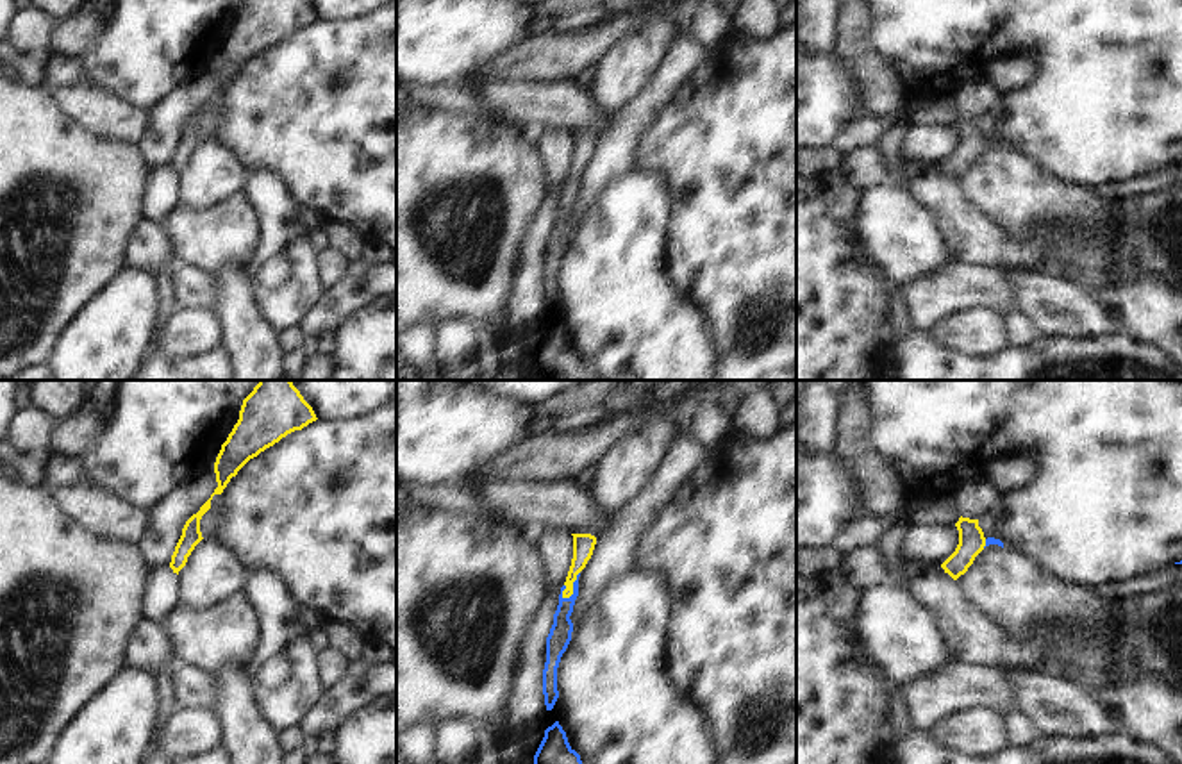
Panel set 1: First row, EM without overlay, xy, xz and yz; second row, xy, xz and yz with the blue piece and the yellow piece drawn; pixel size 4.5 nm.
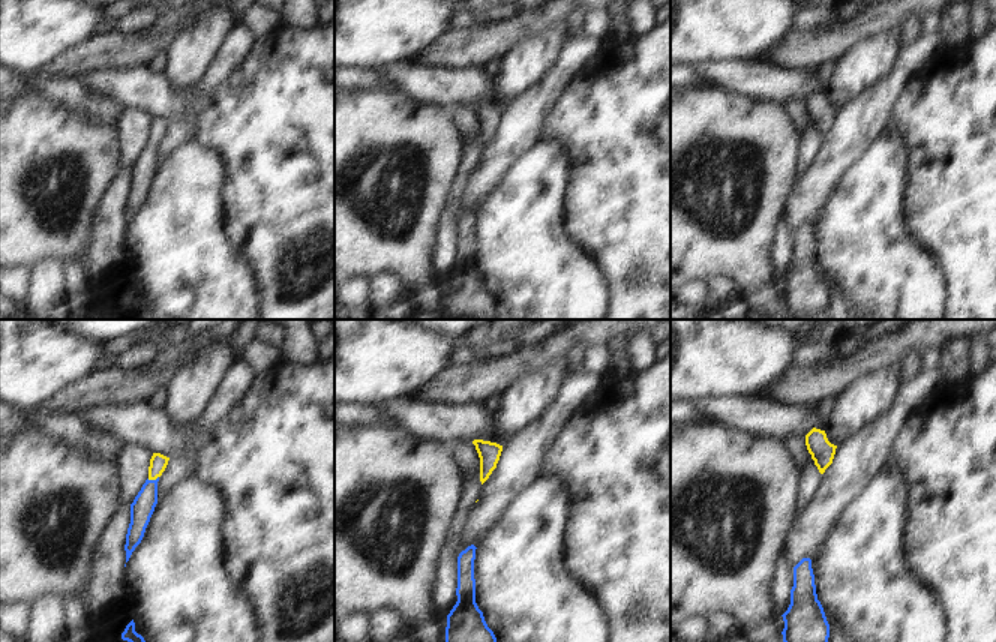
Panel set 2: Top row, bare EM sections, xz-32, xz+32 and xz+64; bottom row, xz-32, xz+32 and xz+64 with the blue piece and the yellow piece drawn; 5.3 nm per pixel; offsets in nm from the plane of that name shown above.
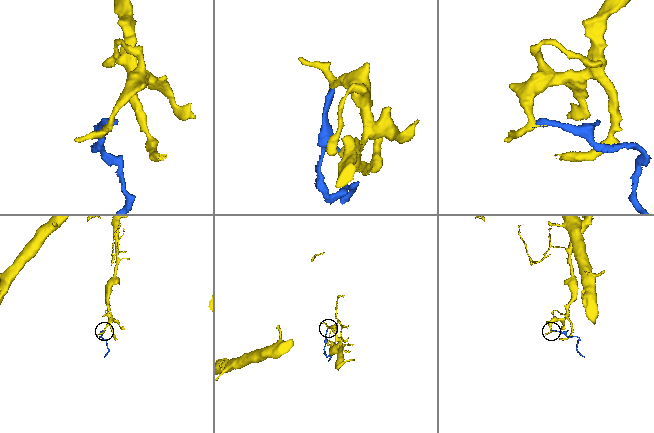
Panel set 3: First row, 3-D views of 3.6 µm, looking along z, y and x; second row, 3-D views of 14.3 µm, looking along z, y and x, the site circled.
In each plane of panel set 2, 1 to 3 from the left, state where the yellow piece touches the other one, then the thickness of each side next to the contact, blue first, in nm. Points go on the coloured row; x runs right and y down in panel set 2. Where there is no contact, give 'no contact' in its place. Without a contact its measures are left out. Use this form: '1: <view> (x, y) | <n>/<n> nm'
1: xz-32 (152, 480) | 120/90 nm
2: no contact
3: no contact

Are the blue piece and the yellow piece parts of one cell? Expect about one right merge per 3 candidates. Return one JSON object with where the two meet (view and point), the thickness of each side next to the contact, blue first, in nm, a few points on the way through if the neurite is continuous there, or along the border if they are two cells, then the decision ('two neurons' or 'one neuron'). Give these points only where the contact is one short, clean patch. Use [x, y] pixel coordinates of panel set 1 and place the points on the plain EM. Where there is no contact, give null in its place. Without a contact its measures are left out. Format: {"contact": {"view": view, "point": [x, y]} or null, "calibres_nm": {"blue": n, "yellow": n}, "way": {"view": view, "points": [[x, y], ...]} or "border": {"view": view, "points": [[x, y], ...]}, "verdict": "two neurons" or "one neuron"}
{"contact": {"view": "xz", "point": [574, 188]}, "calibres_nm": {"blue": 100, "yellow": 100}, "way": {"view": "xz", "points": [[559, 236], [561, 215], [574, 188], [574, 172], [582, 143]]}, "verdict": "one neuron"}

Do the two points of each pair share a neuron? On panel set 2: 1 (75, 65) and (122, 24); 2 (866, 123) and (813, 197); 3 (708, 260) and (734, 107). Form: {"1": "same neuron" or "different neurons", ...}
{"1": "different neurons", "2": "same neuron", "3": "same neuron"}

